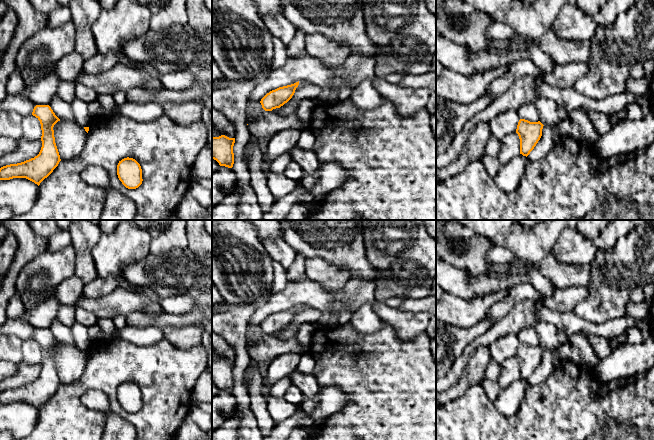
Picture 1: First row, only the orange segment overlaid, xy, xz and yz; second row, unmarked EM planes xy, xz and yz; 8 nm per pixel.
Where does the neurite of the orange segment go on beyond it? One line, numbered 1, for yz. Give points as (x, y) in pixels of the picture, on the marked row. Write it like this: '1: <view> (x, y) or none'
1: none

